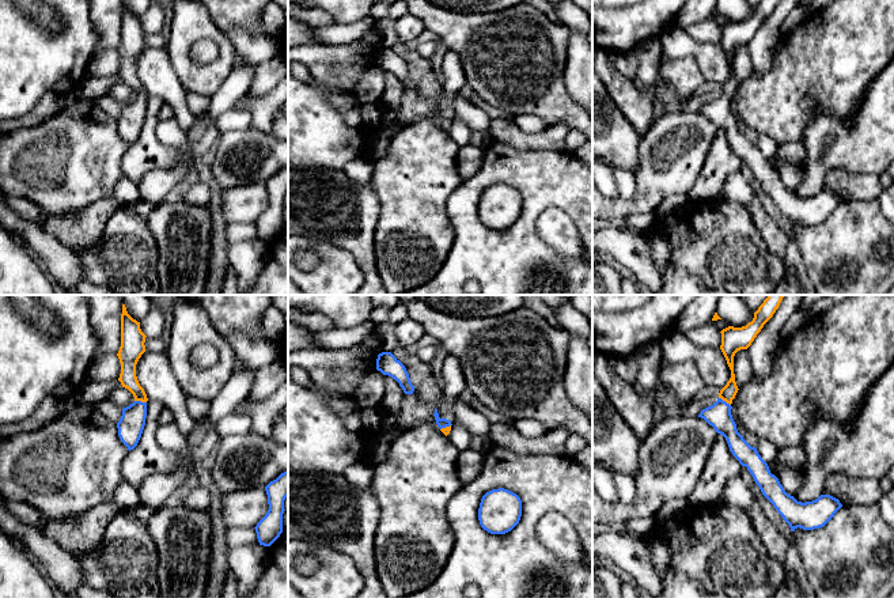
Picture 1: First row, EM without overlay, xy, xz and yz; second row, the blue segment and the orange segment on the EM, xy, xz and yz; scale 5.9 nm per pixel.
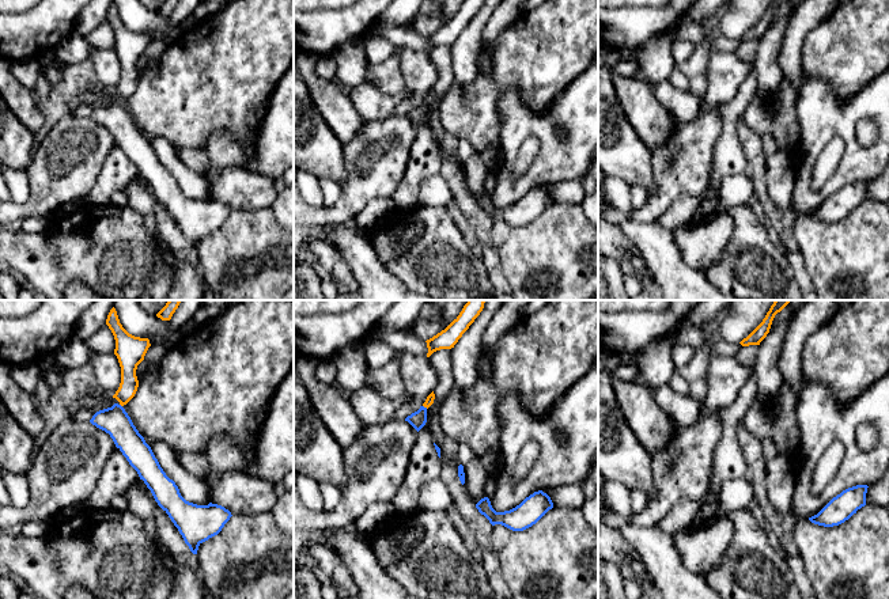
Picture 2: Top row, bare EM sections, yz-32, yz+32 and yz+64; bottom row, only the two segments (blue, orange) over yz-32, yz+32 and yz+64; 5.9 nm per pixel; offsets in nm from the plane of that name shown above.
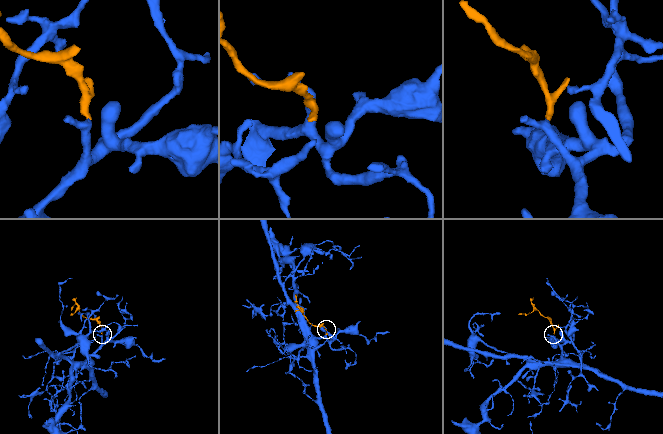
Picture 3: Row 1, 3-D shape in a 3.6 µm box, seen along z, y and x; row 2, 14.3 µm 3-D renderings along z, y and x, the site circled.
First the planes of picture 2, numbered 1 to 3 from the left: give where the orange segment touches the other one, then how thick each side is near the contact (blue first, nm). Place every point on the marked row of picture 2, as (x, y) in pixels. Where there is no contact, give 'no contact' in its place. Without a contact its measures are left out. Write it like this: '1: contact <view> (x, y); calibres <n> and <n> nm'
1: no contact
2: contact yz+32 (426, 408); calibres 100 and 50 nm
3: no contact

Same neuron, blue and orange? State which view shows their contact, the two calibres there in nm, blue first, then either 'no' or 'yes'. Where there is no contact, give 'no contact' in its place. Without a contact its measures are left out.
xy | 150/100 nm | yes

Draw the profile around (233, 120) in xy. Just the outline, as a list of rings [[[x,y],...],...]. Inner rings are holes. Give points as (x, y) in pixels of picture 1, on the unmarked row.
[[[227,110],[215,120],[215,126],[220,135],[232,130],[245,130],[251,126],[251,114],[246,110]]]

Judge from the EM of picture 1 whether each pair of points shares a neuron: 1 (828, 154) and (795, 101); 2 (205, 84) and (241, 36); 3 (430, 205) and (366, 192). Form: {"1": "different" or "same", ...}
{"1": "different", "2": "different", "3": "different"}

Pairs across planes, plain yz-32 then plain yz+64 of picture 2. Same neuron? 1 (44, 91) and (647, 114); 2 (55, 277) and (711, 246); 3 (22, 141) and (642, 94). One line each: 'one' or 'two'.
1: two
2: two
3: two

